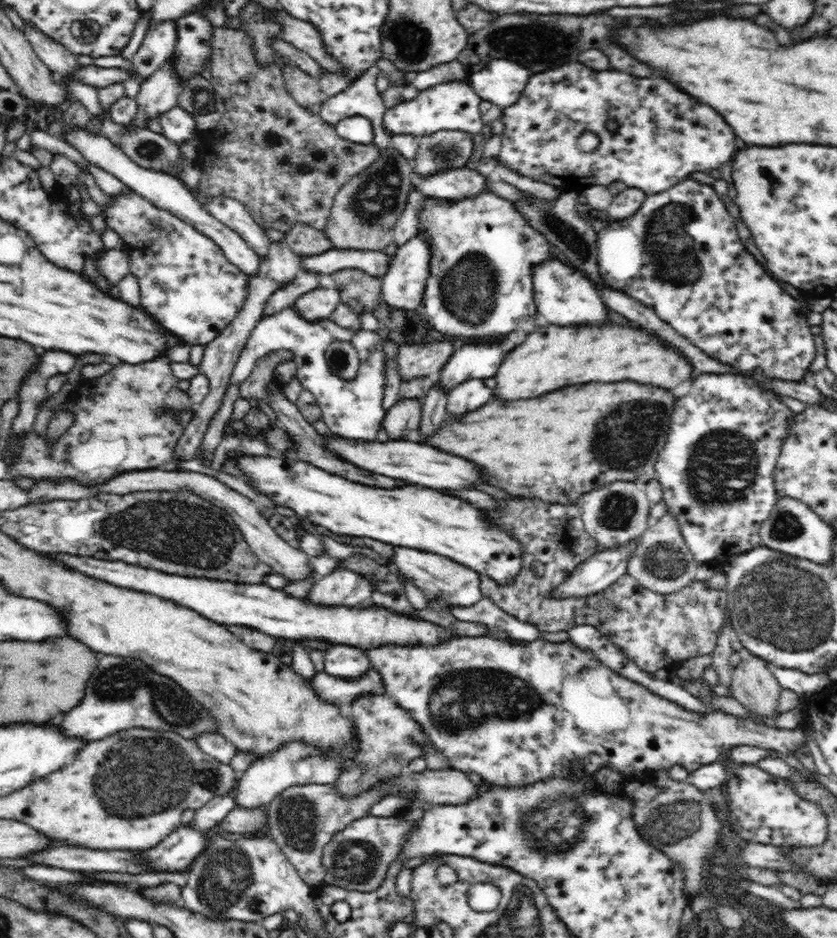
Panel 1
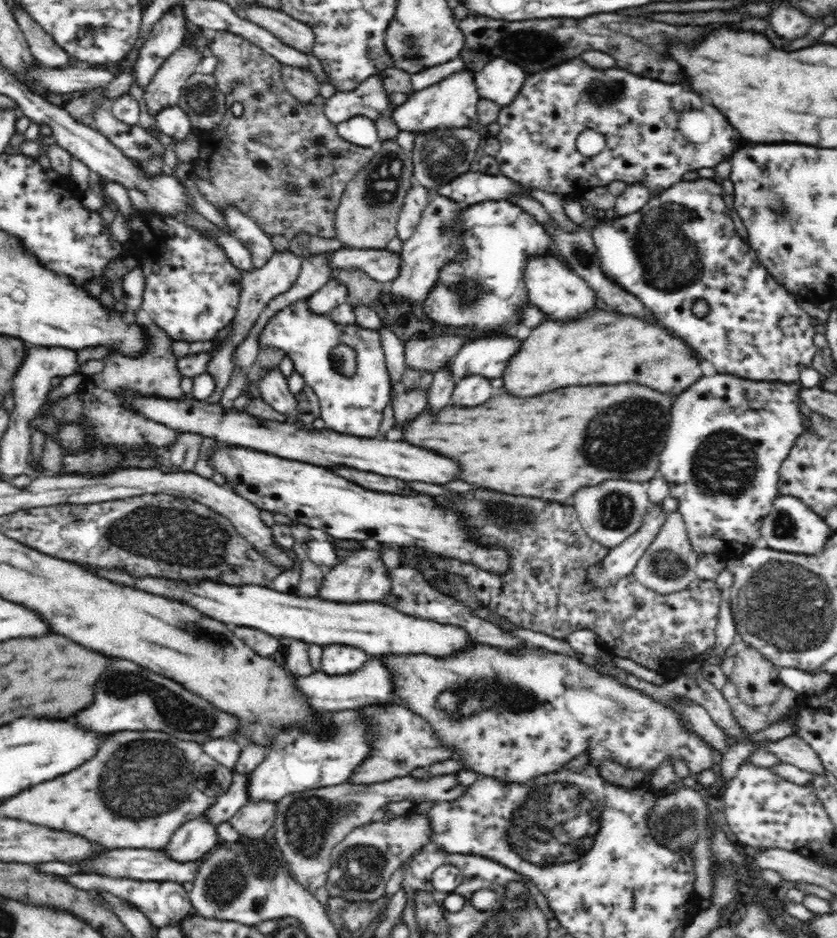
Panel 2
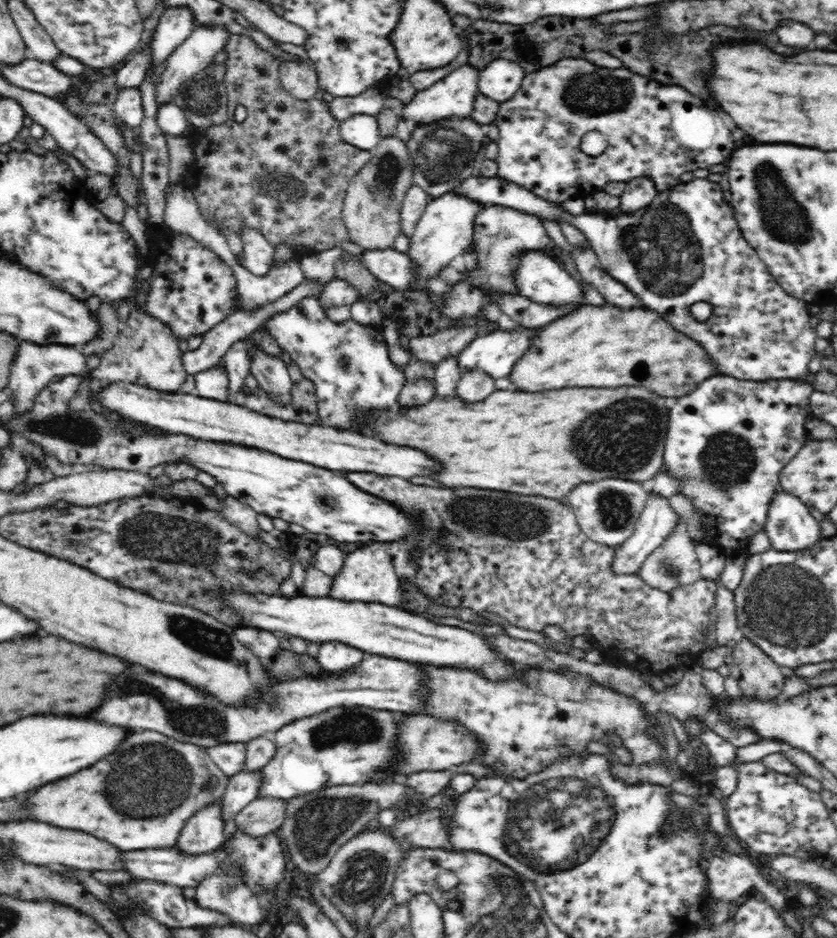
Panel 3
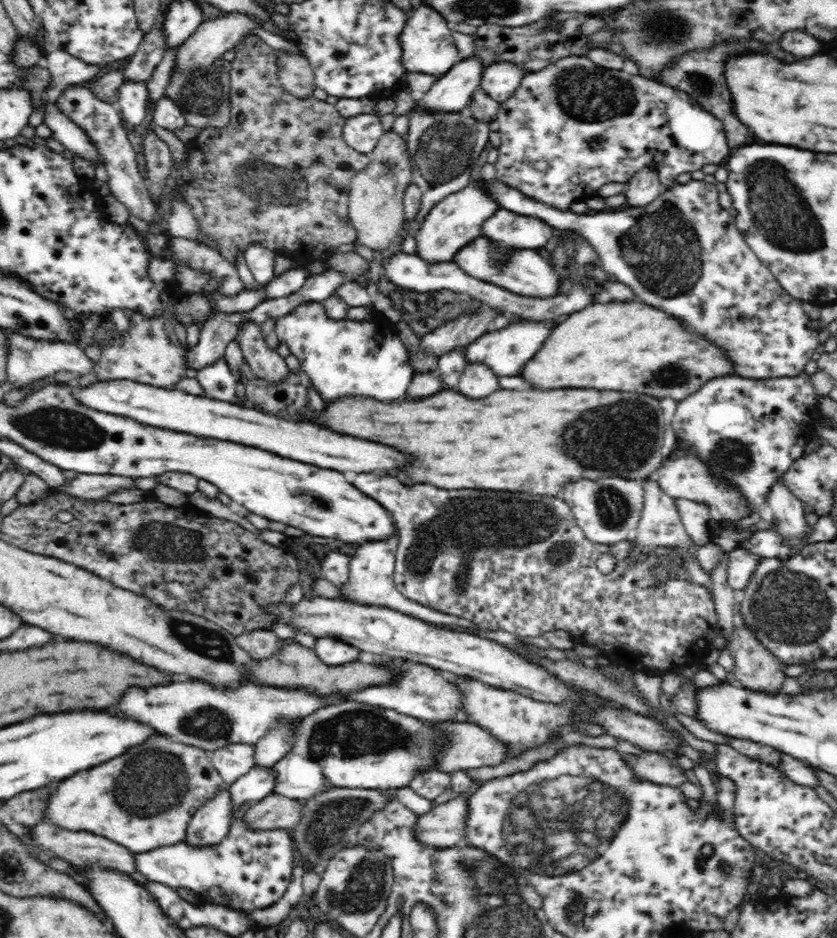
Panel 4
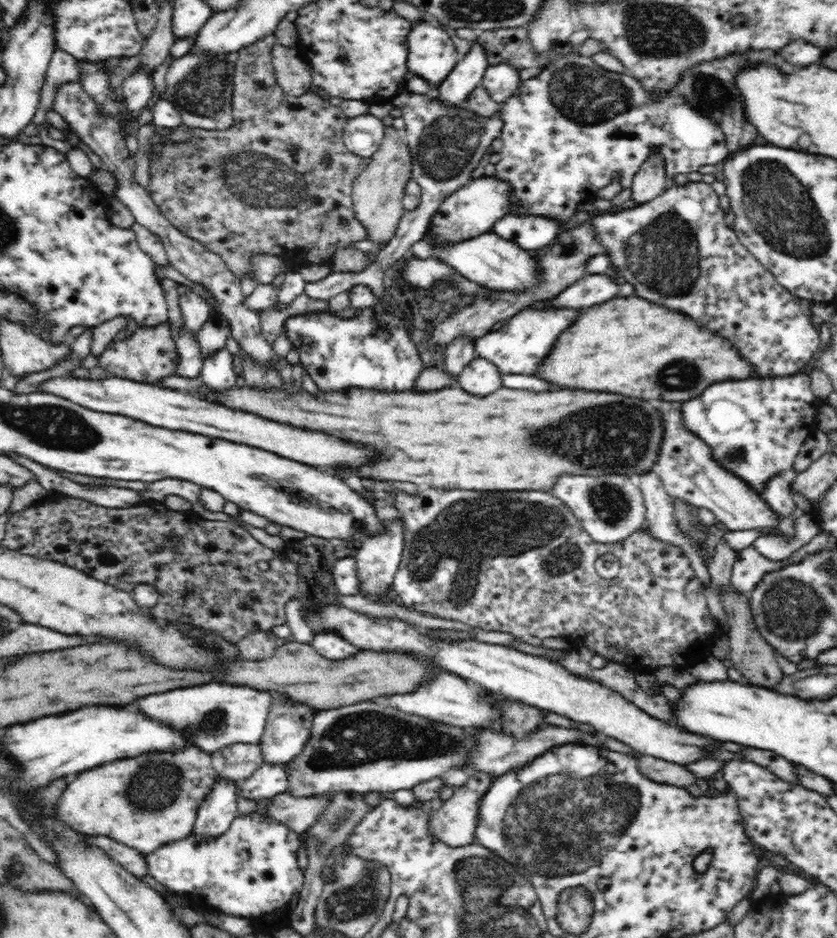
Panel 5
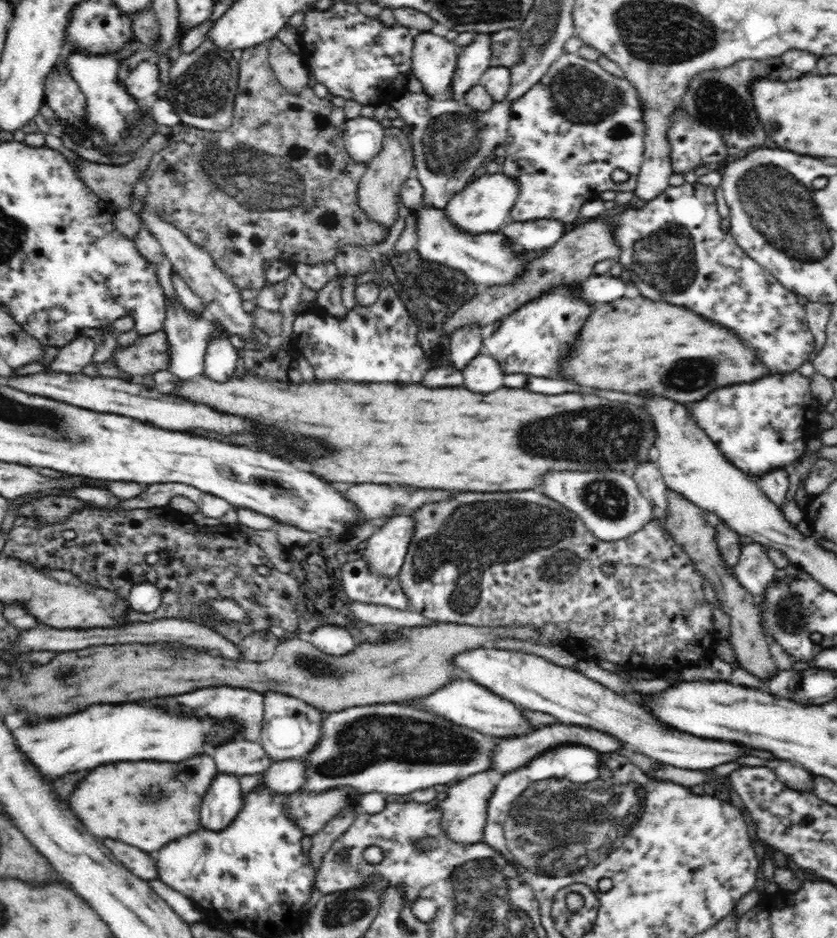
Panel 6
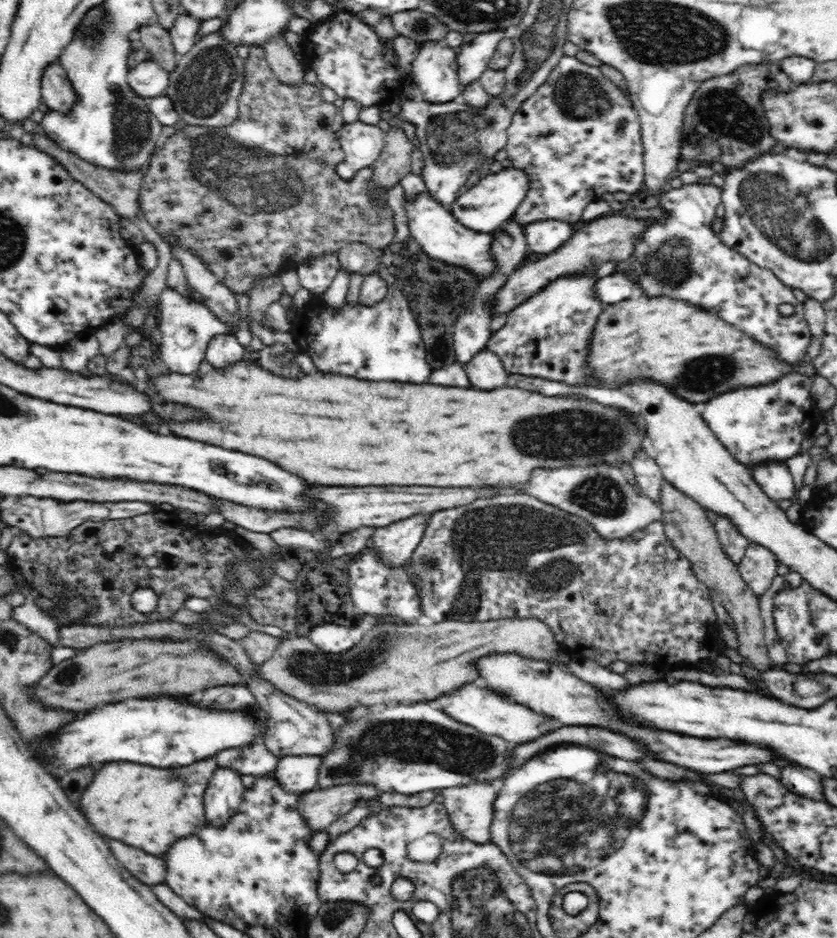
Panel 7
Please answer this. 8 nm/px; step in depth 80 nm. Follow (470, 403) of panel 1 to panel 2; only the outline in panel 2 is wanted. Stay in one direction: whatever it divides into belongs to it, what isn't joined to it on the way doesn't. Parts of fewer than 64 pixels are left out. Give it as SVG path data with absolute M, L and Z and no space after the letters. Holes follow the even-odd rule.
M482 375L465 376L455 386L452 402L458 406L478 406L486 402L492 394L496 394L490 380Z

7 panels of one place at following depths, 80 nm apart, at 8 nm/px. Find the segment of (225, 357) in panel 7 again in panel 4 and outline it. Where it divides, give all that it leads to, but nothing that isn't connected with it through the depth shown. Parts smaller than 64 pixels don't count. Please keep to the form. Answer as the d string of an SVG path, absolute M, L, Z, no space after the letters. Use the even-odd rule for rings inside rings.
M224 355L216 362L197 371L195 378L200 383L200 386L204 388L206 394L210 394L210 396L214 396L218 400L232 402L236 398L236 384L238 384L238 379L232 373L230 365L226 363Z

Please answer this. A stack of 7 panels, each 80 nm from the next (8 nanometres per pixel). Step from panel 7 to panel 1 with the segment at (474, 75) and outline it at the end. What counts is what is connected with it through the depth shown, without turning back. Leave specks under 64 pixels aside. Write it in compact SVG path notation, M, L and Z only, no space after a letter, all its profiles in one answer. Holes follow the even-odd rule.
M469 79L435 84L420 91L414 100L402 101L394 108L388 109L383 116L383 127L390 136L410 134L421 137L439 130L461 130L475 135L484 126L479 111L481 102L481 97L473 89Z

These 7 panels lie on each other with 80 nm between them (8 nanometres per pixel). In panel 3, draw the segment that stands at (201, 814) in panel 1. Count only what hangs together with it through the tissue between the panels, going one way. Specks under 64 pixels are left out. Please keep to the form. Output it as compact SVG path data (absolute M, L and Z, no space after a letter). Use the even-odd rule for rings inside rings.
M242 771L229 777L225 793L221 798L222 819L225 821L235 816L245 807L260 797L262 773L260 771Z

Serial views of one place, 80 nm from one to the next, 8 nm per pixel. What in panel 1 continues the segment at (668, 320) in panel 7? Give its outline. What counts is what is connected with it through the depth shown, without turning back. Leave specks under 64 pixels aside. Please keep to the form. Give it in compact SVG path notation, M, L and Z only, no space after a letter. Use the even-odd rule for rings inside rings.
M540 322L526 341L514 347L502 360L496 372L496 396L504 400L536 398L552 390L570 384L588 382L620 382L632 380L640 384L654 384L671 390L696 372L692 363L668 344L662 344L658 336L644 328L632 328L622 324L602 326L558 326Z

